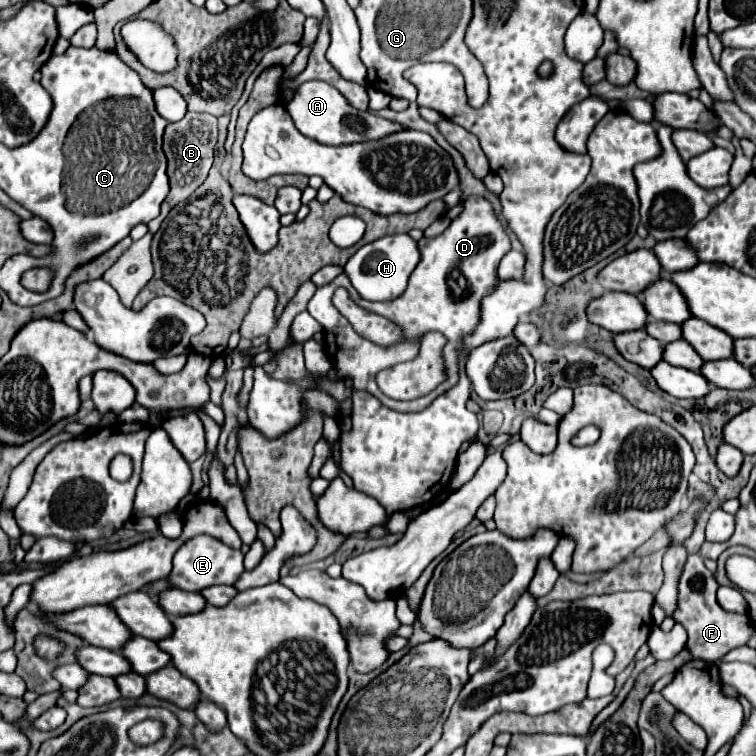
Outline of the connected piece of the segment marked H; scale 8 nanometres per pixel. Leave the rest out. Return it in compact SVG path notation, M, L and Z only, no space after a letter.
M392 234L370 244L364 244L344 266L344 274L348 274L356 292L370 302L390 302L396 300L408 284L408 276L420 262L420 252L416 242L408 234Z

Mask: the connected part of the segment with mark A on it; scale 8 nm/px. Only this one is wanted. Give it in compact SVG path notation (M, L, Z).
M310 80L310 82L304 82L300 84L300 88L296 90L292 102L288 102L286 106L288 114L292 116L296 128L312 138L312 140L318 140L320 144L332 144L332 146L346 146L346 144L352 144L352 142L368 142L368 140L380 140L388 134L394 134L394 132L400 132L400 130L406 130L406 126L394 122L394 120L386 120L386 118L380 118L372 112L360 112L356 108L352 108L346 98L330 84L326 82L320 82L320 80Z

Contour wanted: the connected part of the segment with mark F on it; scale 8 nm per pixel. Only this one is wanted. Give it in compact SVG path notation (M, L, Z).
M690 554L688 562L684 566L680 584L678 584L680 598L678 598L678 610L674 612L674 620L686 628L686 632L688 632L686 648L690 650L692 658L696 658L696 660L714 662L714 660L722 658L726 652L746 646L748 638L754 632L750 618L746 614L726 612L718 604L716 590L718 590L718 582L716 582L714 574L704 566L704 562L698 554Z

